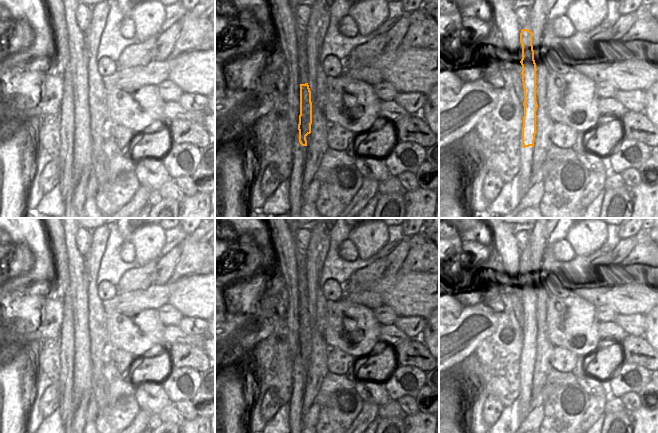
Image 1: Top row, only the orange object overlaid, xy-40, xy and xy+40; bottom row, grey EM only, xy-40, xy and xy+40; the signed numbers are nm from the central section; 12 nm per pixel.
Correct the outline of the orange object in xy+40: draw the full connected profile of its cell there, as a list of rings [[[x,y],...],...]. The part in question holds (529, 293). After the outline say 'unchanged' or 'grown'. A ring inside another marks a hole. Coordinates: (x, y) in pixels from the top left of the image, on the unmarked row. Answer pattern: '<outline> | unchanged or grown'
[[[537,218],[534,228],[530,231],[528,246],[520,252],[520,267],[522,269],[522,306],[524,313],[524,340],[522,351],[523,372],[535,369],[536,341],[538,339],[538,295],[535,287],[535,278],[532,269],[532,256],[535,255],[544,241],[545,234],[542,231],[546,228],[548,218]]] | grown

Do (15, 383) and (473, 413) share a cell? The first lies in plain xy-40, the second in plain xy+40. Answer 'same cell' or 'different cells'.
different cells

